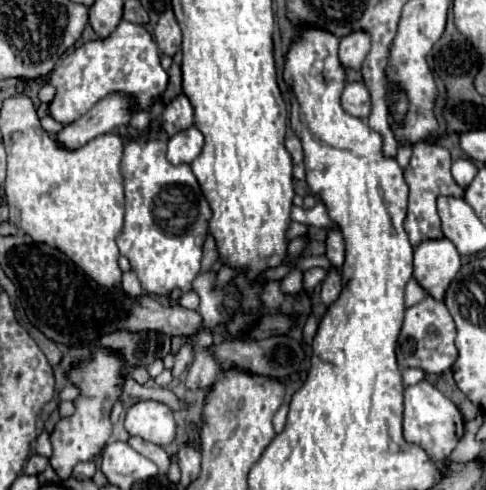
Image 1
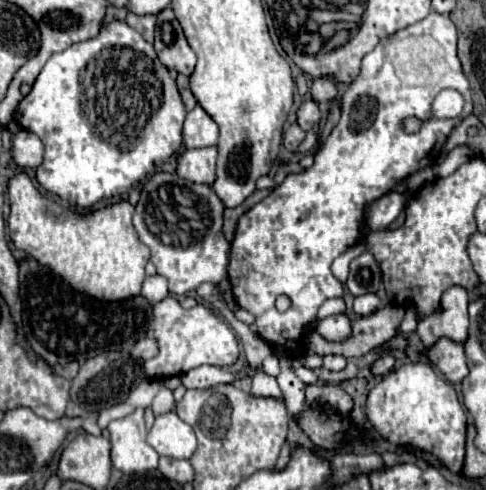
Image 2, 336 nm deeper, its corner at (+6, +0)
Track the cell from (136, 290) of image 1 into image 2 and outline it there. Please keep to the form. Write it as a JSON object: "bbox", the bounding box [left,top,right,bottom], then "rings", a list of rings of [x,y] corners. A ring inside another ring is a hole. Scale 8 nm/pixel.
{"bbox":[141,274,169,304],"rings":[[[159,274],[155,276],[147,276],[145,282],[143,282],[143,288],[141,288],[141,294],[151,302],[151,304],[157,304],[159,300],[167,298],[169,290],[167,290],[167,280]]]}

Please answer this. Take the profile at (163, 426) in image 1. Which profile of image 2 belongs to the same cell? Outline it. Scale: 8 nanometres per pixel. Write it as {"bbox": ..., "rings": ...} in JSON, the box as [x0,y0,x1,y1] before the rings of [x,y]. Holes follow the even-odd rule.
{"bbox":[147,412,197,458],"rings":[[[175,412],[155,416],[147,442],[159,456],[167,458],[189,458],[197,446],[193,428],[189,428],[189,424],[185,424]]]}

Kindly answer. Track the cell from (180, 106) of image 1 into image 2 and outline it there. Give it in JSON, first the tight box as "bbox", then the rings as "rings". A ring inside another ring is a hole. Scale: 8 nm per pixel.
{"bbox":[181,106,219,148],"rings":[[[195,106],[191,112],[187,112],[181,134],[183,144],[187,148],[203,148],[217,144],[219,130],[217,124],[211,120],[211,116],[201,106]]]}

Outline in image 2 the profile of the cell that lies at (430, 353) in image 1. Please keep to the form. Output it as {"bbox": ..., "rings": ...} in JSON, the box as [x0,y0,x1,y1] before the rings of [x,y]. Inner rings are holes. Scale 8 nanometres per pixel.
{"bbox":[425,340,467,384],"rings":[[[437,340],[433,348],[425,348],[425,356],[453,384],[467,376],[463,346],[453,340]]]}

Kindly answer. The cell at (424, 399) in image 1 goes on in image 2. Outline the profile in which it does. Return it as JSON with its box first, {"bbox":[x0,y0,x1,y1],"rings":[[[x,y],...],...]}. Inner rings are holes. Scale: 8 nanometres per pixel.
{"bbox":[367,364,467,474],"rings":[[[405,364],[389,372],[367,398],[367,418],[373,428],[391,444],[411,444],[435,454],[449,472],[457,474],[465,458],[467,416],[455,388],[431,364]]]}

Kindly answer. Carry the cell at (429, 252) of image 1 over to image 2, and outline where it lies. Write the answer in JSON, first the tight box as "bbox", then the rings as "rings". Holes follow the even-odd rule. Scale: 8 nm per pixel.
{"bbox":[417,286,469,346],"rings":[[[461,286],[447,288],[441,294],[439,310],[419,320],[417,324],[417,334],[423,340],[423,344],[431,346],[441,336],[447,336],[463,344],[467,340],[467,328],[469,328],[467,304],[469,304],[469,296],[465,288]]]}

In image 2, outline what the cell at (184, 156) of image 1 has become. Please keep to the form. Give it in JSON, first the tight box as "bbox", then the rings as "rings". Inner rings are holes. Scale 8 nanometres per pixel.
{"bbox":[177,146,215,184],"rings":[[[215,146],[185,150],[177,158],[177,174],[197,184],[211,184],[215,180],[215,158]]]}

